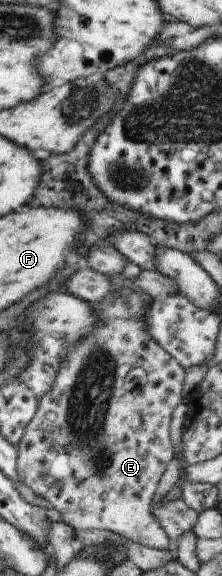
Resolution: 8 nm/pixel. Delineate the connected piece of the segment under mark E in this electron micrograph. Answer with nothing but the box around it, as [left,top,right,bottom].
[16,291,184,549]

